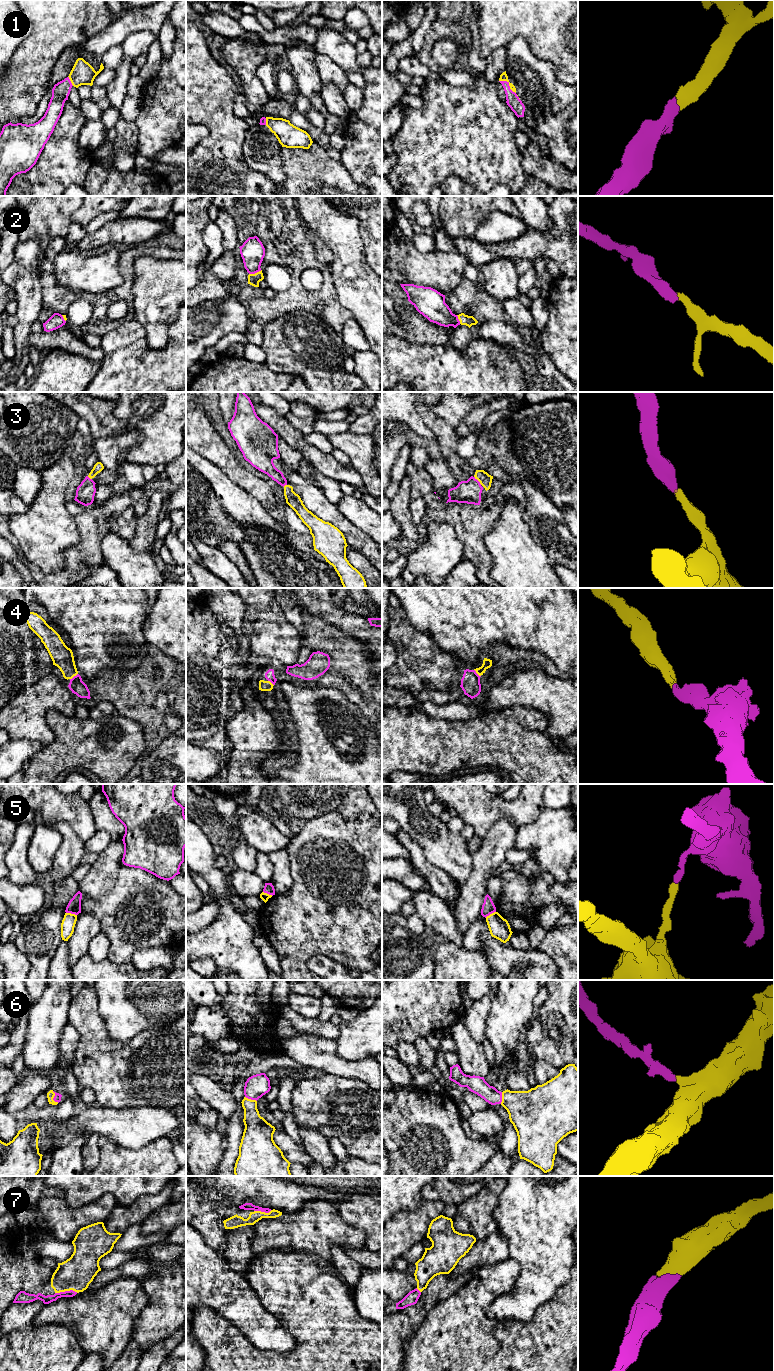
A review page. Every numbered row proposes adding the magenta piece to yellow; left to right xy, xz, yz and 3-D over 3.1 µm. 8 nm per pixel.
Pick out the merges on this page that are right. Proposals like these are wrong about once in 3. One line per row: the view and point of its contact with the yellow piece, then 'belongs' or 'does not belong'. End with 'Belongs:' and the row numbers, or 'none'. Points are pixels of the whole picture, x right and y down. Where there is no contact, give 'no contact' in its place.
1: yz (509, 84) | belongs
2: xz (255, 273) | belongs
3: yz (477, 479) | belongs
4: xy (73, 676) | belongs
5: xy (70, 913) | does not belong
6: xy (53, 1097) | belongs
7: xy (66, 1290) | belongs
Belongs: 1, 2, 3, 4, 6, 7

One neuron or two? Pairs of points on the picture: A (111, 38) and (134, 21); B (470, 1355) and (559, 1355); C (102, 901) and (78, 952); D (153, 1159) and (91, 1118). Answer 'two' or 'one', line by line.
A: one
B: one
C: two
D: two

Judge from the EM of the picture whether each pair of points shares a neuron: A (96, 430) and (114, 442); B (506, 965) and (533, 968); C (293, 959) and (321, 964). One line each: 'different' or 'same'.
A: different
B: same
C: different

